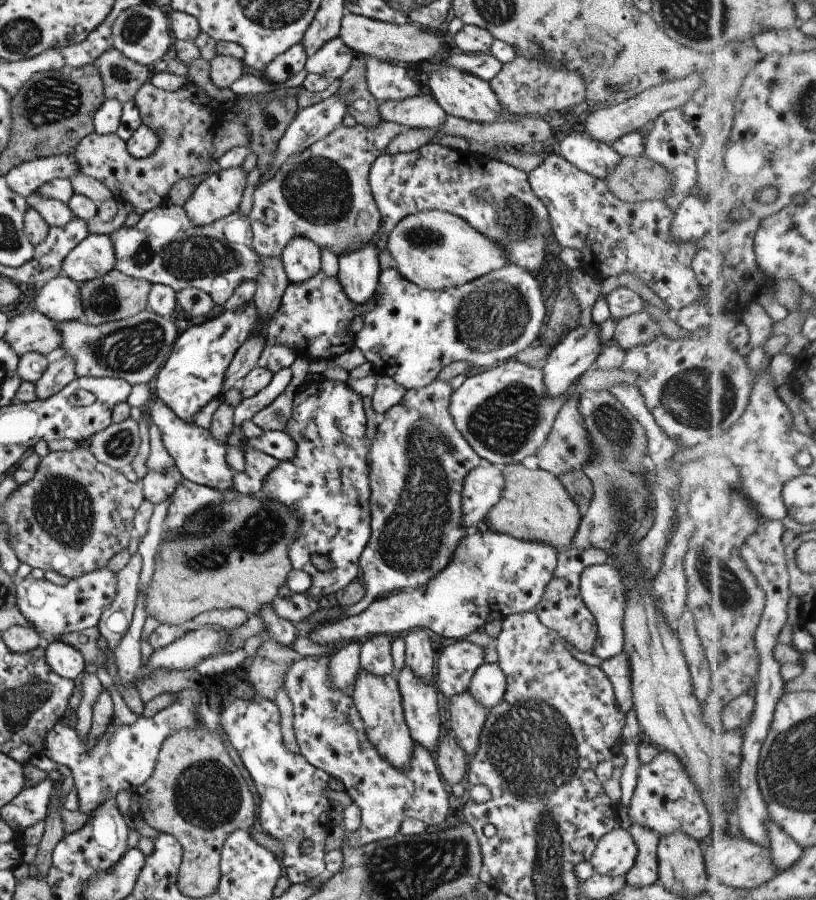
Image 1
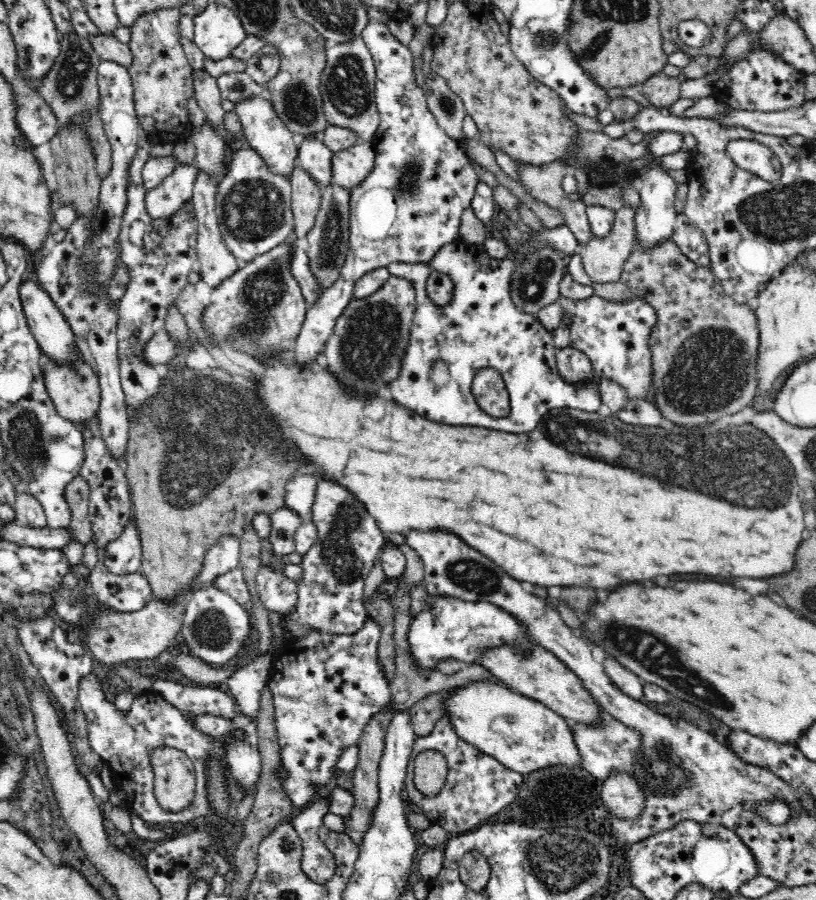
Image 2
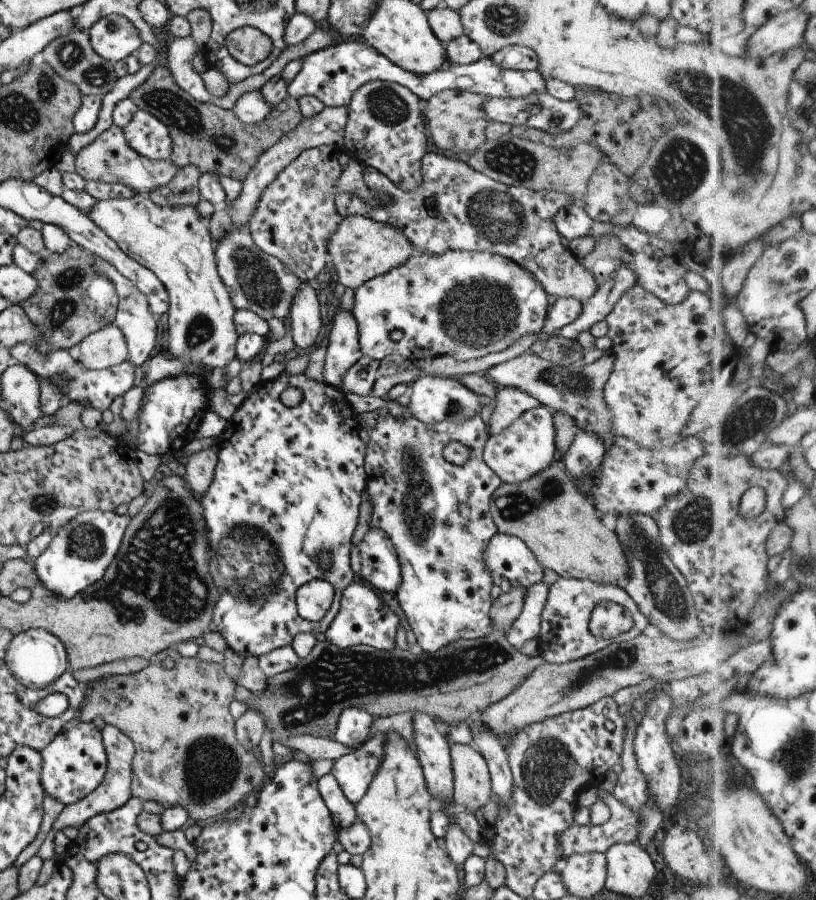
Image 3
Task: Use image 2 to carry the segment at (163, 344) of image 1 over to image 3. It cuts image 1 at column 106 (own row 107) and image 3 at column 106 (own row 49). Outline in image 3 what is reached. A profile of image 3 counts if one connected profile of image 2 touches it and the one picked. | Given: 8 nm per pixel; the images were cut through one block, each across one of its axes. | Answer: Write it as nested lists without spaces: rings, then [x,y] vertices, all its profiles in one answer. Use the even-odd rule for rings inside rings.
[[[114,323],[97,330],[78,342],[76,361],[87,370],[103,370],[128,360],[127,344]]]

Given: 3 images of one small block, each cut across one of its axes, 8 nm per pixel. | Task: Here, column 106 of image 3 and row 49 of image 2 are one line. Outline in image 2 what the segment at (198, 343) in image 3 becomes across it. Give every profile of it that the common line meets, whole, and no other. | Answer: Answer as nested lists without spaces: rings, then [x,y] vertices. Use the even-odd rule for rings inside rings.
[[[220,2],[210,3],[193,21],[194,41],[206,59],[232,57],[232,51],[249,37],[236,13]]]

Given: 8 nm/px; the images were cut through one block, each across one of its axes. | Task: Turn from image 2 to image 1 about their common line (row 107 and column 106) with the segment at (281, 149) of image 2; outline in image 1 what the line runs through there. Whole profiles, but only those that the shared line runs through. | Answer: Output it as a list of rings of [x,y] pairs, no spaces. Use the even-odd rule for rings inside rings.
[[[88,233],[63,258],[60,270],[73,282],[87,282],[105,276],[114,266],[115,252],[109,235]]]

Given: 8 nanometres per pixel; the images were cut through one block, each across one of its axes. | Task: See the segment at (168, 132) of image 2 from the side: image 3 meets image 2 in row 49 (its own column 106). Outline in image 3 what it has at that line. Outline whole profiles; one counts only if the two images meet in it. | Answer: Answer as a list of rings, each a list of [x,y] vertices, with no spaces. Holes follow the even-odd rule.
[[[115,125],[109,126],[105,132],[101,132],[91,144],[84,146],[74,156],[75,173],[84,181],[99,181],[102,183],[121,183],[136,192],[146,195],[167,184],[178,171],[173,160],[168,157],[157,162],[139,156],[135,151],[127,146],[123,138],[122,129]]]

